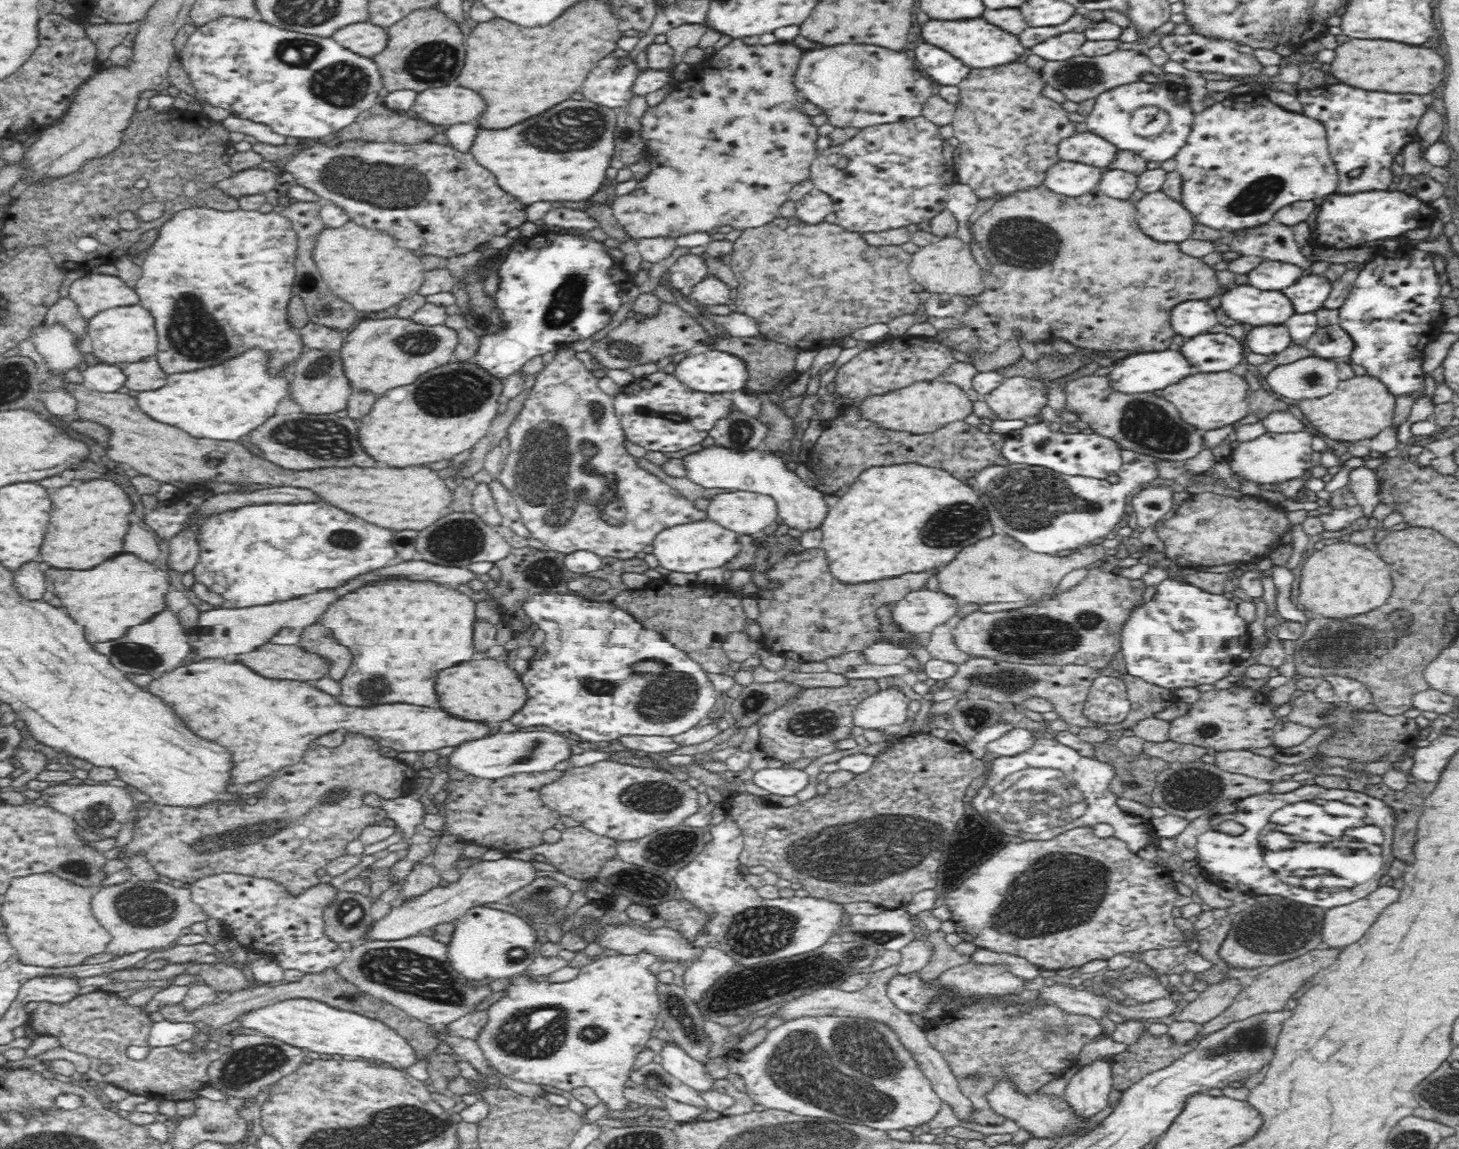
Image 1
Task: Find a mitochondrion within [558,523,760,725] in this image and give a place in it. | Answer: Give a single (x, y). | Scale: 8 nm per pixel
(592, 685)

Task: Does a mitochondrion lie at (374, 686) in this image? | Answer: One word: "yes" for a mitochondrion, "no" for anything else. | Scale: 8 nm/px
yes

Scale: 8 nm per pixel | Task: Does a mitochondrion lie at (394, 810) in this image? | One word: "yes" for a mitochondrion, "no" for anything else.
no

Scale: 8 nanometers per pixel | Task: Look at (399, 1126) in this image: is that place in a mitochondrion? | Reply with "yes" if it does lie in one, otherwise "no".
yes

